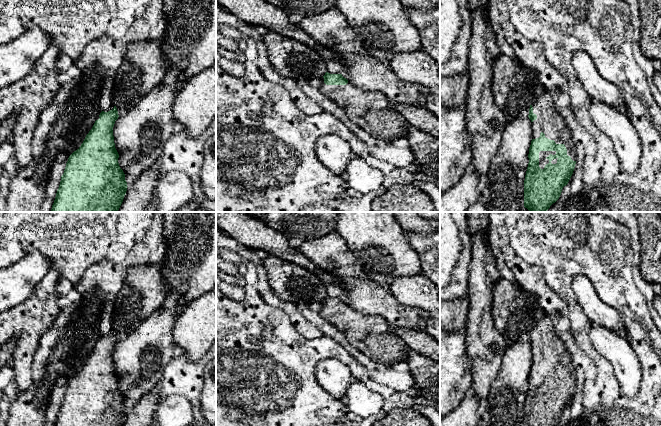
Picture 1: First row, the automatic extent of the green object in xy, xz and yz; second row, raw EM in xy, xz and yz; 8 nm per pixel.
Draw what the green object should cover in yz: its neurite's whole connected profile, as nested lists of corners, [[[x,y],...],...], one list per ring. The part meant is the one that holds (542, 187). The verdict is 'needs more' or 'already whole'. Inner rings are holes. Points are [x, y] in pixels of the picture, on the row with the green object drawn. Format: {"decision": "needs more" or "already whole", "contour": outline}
{"decision": "needs more", "contour": [[[539,92],[530,105],[528,117],[532,122],[533,139],[524,180],[524,207],[530,212],[546,212],[559,199],[563,187],[573,174],[576,164],[575,143],[549,93]]]}

